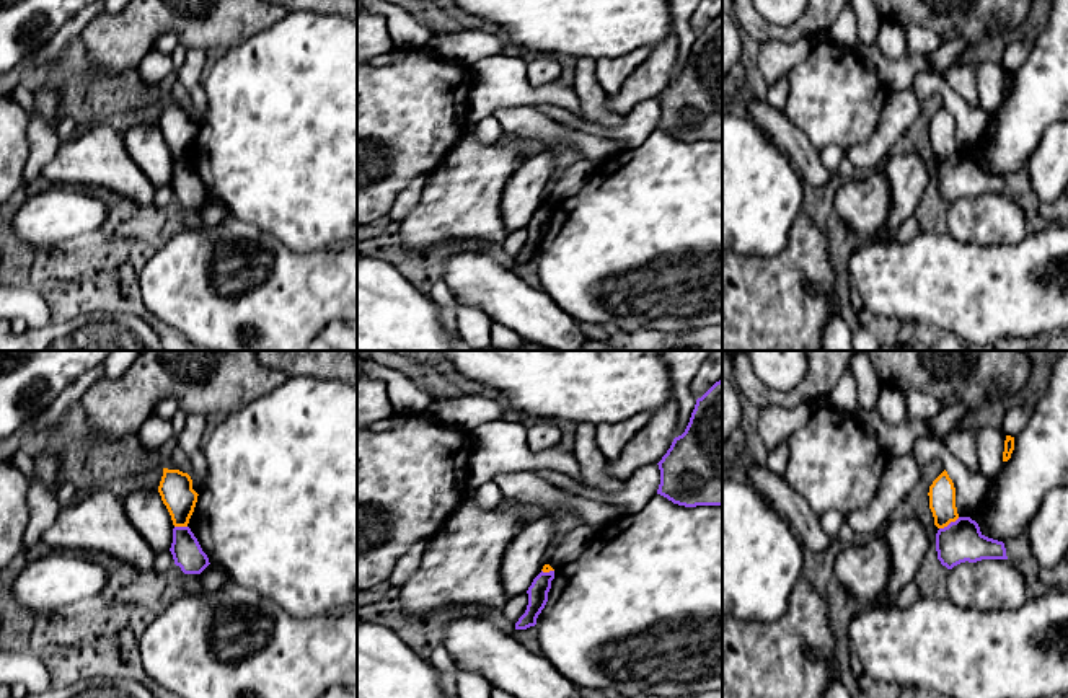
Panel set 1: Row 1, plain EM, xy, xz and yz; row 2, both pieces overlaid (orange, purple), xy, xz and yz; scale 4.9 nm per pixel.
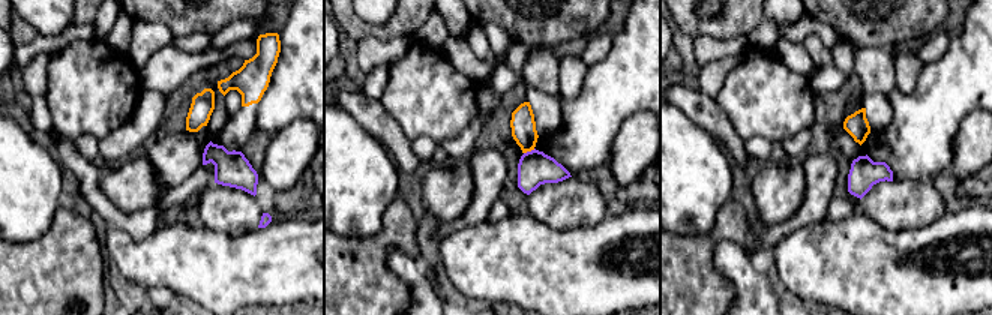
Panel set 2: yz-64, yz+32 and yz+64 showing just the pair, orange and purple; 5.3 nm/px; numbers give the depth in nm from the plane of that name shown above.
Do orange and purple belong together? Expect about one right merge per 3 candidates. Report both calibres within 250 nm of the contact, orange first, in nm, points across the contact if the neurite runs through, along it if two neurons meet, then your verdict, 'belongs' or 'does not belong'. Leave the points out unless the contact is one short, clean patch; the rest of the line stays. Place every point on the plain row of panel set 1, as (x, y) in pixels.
calibres 130 and 200 nm; border yz (959, 152), (940, 163); does not belong

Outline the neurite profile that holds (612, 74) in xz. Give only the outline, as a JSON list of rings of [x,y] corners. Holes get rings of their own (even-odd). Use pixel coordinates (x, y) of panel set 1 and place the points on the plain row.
[[[639,47],[618,59],[595,60],[595,73],[603,91],[608,96],[618,95],[623,83],[649,59],[651,52],[652,47]]]

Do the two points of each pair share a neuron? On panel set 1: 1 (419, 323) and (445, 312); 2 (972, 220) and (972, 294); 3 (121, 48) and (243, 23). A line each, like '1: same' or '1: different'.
1: different
2: different
3: same

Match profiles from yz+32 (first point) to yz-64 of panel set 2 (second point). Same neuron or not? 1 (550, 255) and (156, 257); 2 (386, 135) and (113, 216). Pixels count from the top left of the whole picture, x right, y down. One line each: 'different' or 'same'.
1: same
2: same

